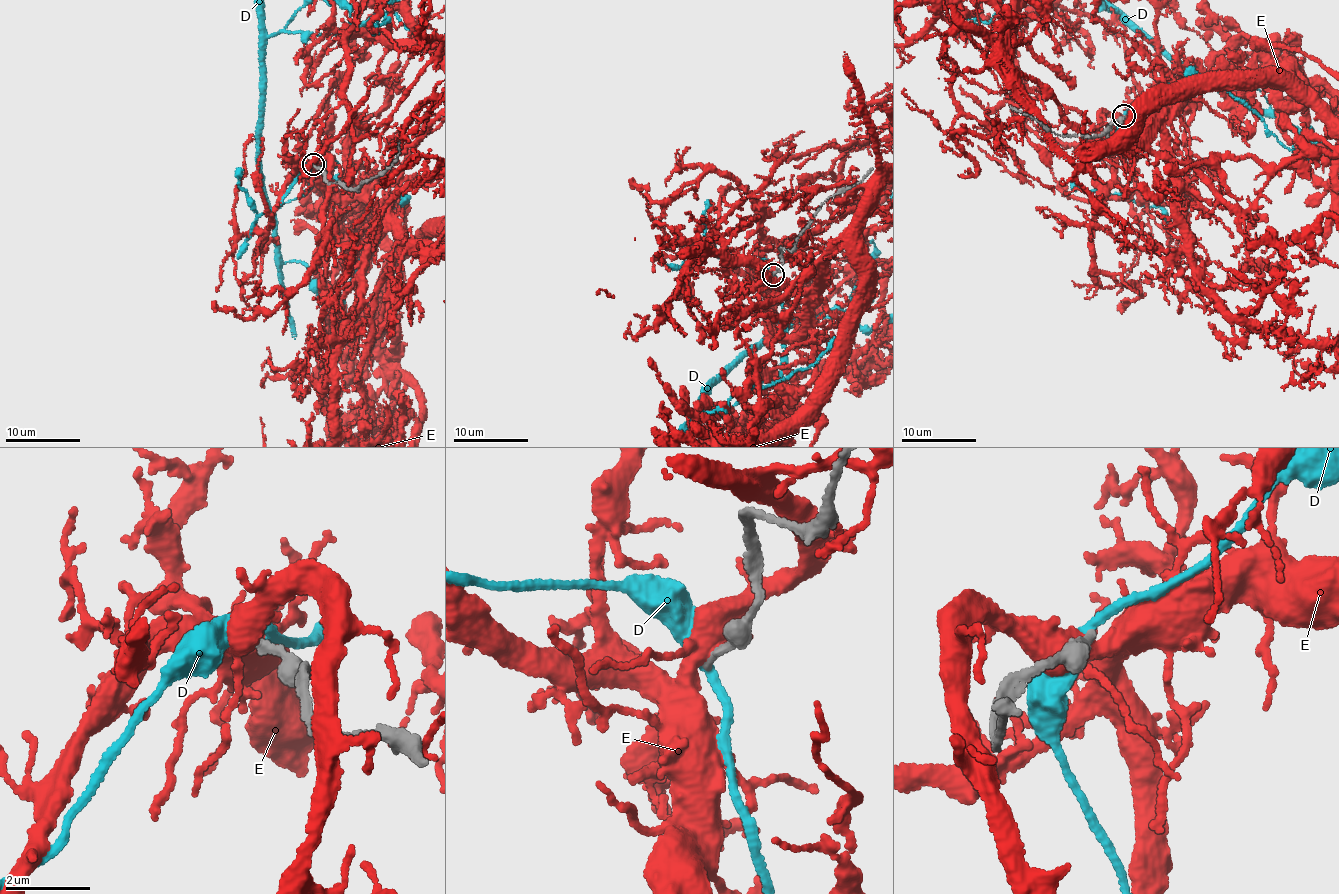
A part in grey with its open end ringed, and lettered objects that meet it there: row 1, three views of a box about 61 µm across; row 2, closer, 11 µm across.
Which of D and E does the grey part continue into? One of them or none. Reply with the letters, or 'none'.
none

